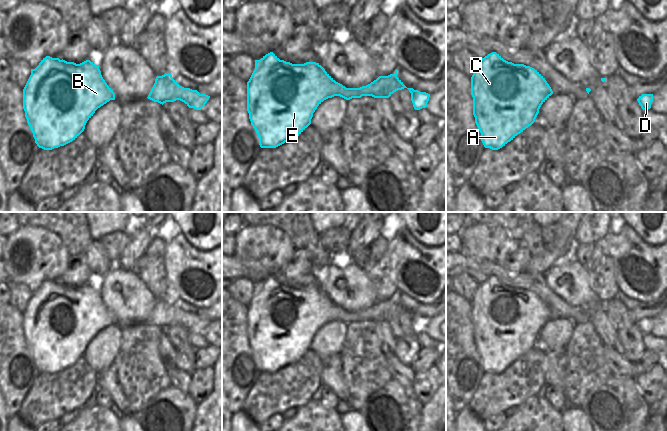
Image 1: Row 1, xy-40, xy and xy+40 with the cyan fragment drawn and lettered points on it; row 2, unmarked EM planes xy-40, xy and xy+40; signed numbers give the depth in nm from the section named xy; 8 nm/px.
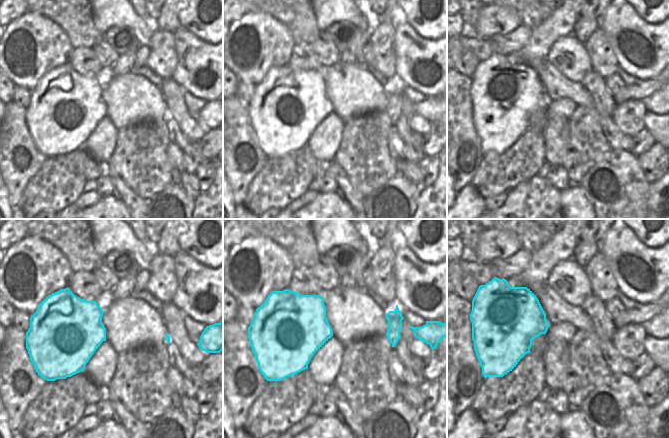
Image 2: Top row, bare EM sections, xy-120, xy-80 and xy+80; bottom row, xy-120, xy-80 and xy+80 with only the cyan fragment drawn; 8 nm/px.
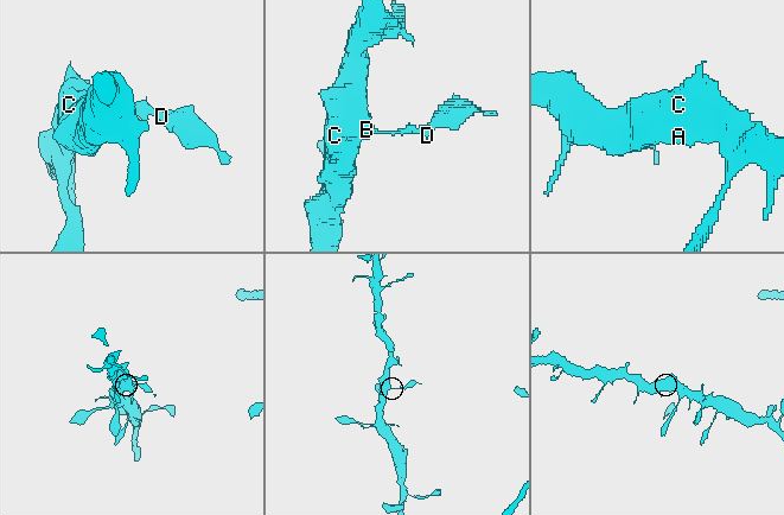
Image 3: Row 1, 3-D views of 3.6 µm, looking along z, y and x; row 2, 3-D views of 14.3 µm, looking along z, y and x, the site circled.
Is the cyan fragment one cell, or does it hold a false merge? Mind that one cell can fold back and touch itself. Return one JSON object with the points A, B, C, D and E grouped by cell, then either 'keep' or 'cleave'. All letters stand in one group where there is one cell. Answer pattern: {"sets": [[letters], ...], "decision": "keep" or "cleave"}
{"sets": [["A", "B", "C", "E"], ["D"]], "decision": "cleave"}

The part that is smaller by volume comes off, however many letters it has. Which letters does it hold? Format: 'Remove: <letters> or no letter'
Remove: D

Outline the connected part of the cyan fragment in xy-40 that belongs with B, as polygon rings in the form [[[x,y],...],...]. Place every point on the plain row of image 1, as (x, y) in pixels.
[[[46,280],[23,313],[23,333],[27,347],[39,372],[52,374],[75,364],[85,353],[95,335],[115,324],[115,317],[101,299],[99,290],[90,284],[80,288]]]

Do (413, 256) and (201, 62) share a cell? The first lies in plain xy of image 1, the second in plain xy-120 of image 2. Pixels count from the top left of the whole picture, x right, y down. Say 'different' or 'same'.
same

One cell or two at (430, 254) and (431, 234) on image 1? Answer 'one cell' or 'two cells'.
two cells

